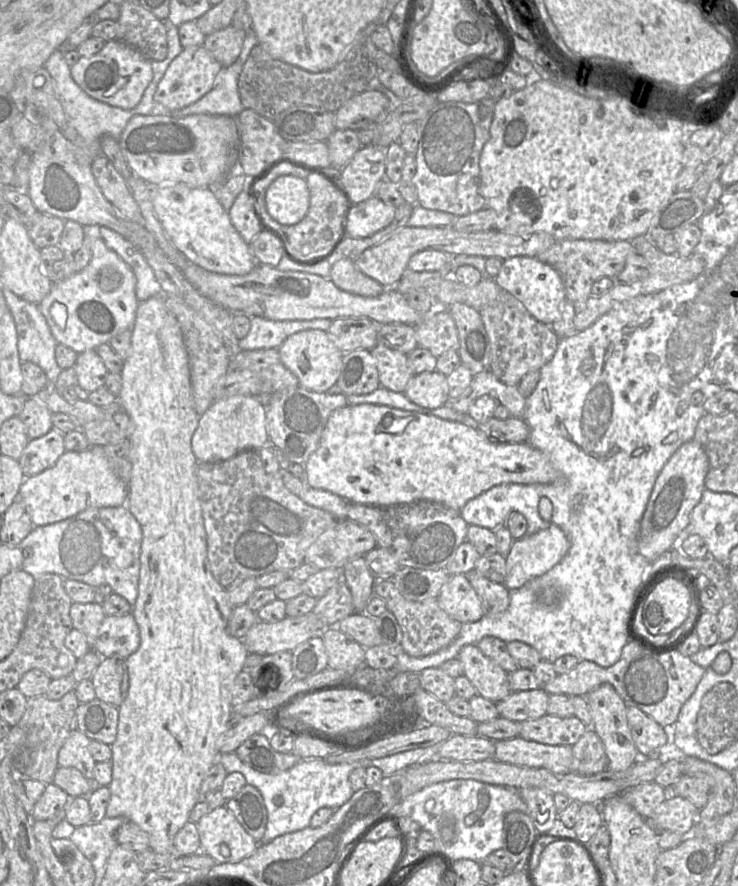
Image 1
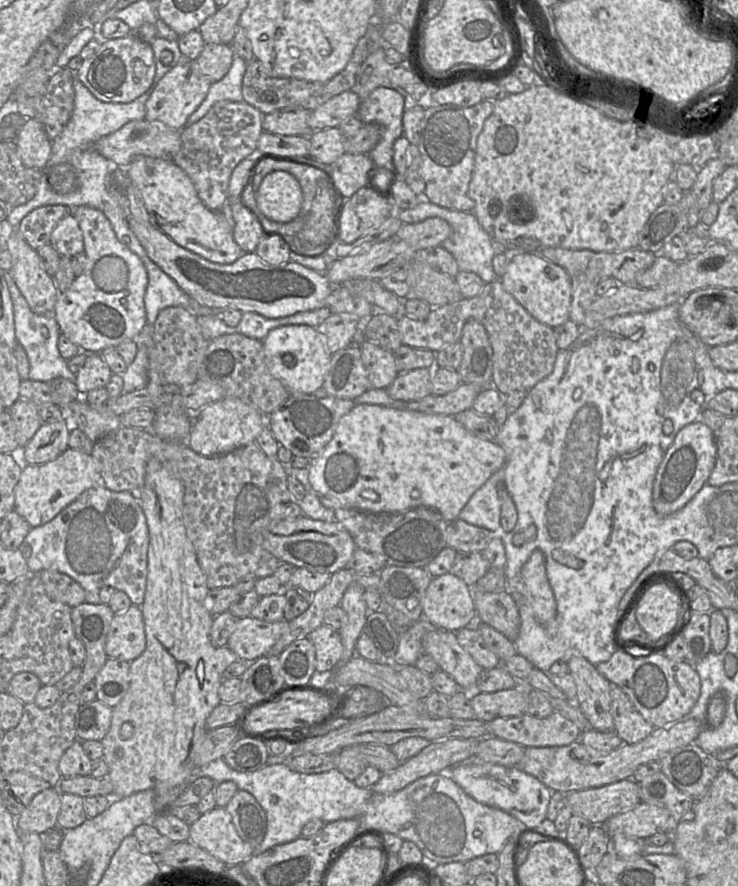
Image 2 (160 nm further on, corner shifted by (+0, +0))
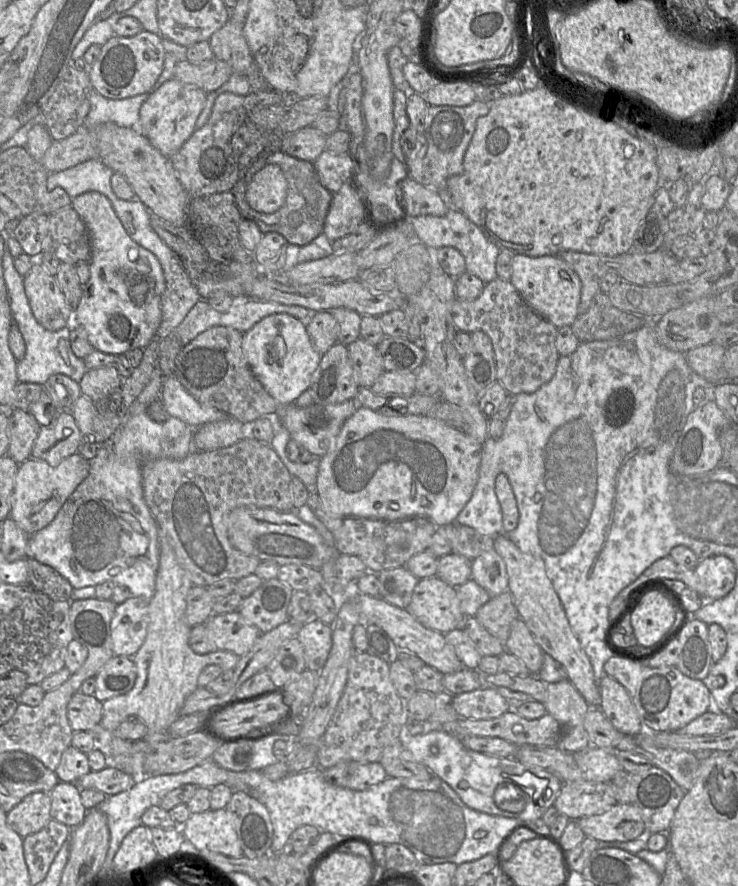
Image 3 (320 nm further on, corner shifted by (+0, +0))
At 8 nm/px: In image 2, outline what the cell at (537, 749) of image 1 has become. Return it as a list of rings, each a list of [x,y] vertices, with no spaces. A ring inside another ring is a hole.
[[[696,719],[677,721],[663,728],[655,728],[638,743],[623,744],[611,752],[597,752],[579,740],[560,747],[526,747],[518,767],[537,778],[552,792],[566,795],[631,779],[640,765],[658,761],[670,751],[693,743],[701,730],[702,723]]]

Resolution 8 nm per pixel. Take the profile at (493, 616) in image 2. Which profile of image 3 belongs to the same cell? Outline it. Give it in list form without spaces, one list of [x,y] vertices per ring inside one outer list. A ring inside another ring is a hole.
[[[520,617],[512,623],[504,646],[506,651],[525,664],[531,675],[537,676],[543,664],[544,653]]]

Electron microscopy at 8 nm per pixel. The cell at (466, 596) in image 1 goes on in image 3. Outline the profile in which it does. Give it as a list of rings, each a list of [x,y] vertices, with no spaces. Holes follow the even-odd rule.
[[[437,576],[419,579],[406,610],[425,627],[443,634],[460,627],[465,619],[455,588]]]

